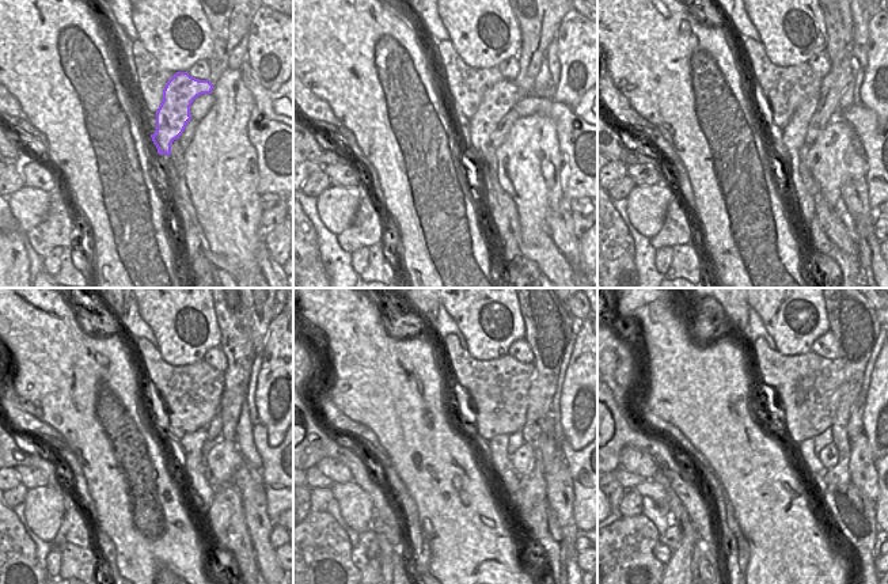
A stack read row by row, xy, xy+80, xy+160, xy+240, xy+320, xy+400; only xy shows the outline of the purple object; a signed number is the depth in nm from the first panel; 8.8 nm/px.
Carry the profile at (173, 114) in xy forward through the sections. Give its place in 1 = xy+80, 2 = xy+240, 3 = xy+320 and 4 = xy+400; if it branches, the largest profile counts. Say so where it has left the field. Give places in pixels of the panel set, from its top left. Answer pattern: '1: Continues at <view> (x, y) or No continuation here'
1: Continues at xy+80 (498, 99)
2: Continues at xy+240 (201, 493)
3: Continues at xy+320 (500, 461)
4: Continues at xy+400 (805, 448)

